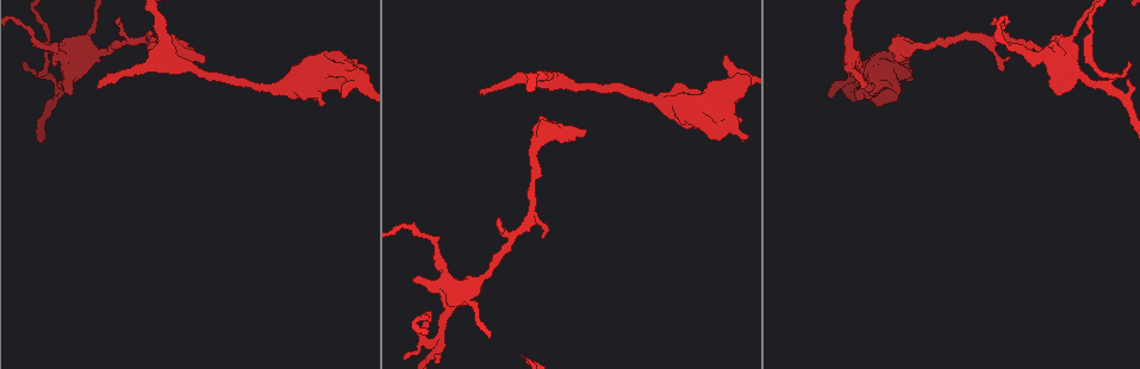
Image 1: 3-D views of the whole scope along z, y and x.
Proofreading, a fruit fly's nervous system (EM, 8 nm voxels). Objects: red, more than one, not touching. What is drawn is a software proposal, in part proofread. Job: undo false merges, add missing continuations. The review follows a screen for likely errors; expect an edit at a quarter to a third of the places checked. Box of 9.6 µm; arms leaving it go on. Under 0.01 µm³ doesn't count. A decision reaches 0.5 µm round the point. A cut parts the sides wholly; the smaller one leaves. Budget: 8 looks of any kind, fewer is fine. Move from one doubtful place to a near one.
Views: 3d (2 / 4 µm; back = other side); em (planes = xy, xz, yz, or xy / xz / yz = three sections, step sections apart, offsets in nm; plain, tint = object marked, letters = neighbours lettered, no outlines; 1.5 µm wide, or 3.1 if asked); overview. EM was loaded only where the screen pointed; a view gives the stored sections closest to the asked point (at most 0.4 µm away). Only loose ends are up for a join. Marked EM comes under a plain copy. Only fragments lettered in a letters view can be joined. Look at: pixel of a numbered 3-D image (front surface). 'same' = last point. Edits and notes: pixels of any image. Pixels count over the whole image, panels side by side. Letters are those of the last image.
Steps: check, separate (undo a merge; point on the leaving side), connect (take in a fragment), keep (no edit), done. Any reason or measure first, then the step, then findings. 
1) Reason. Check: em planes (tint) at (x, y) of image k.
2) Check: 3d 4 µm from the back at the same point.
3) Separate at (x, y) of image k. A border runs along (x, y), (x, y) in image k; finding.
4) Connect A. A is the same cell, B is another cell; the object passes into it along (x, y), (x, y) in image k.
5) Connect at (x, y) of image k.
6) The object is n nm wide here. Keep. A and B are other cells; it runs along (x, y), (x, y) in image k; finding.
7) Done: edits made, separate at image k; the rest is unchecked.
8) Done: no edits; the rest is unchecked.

An open end. Check: 3d 4 µm at (343, 95) of image 1.

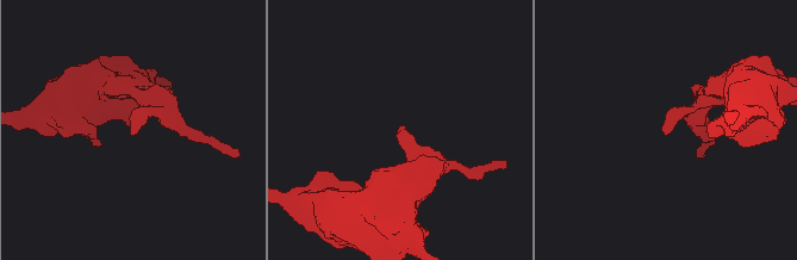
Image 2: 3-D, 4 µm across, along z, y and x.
Check: em planes (letters) at (399, 126) of image 2.

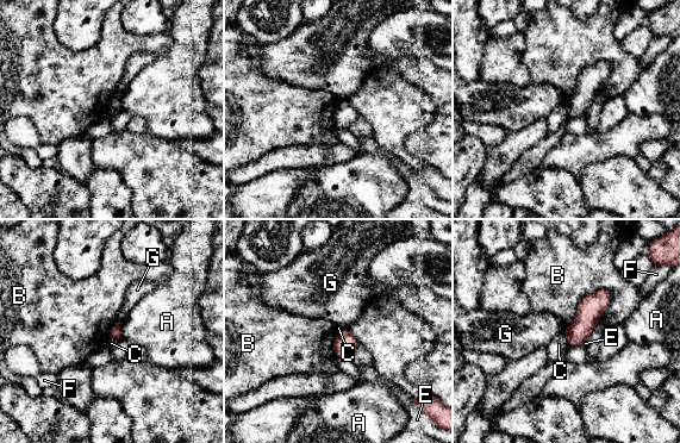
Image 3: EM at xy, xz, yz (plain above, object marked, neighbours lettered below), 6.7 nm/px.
Keep. A, B, C, E, F and G are other cells; no lettered fragment goes on from it.

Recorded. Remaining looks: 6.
Free end. Check: 3d 2 µm from the back at (1049, 43) of image 1.

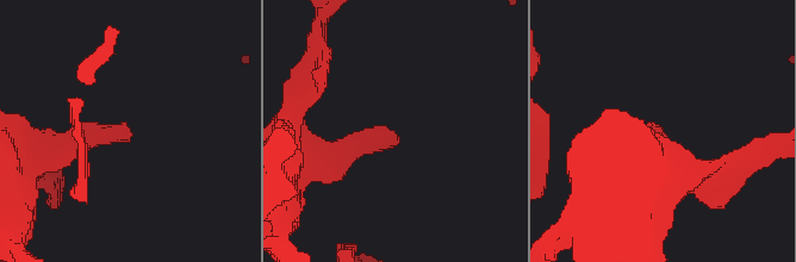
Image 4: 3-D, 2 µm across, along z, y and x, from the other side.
Shape alone is not enough. Check: em planes (letters) at (395, 132) of image 4.

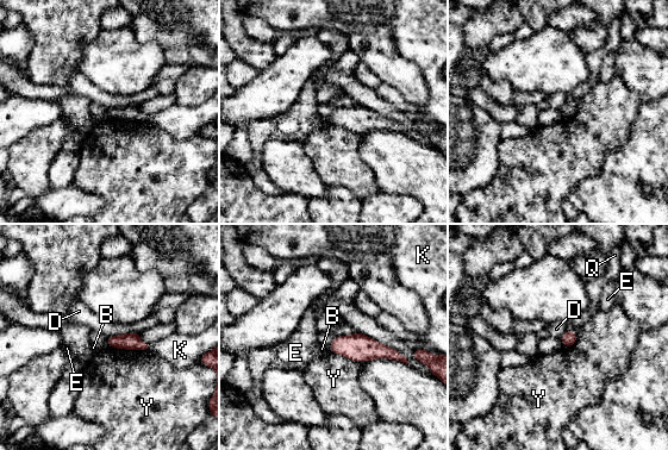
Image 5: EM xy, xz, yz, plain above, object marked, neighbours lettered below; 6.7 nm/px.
Keep. B, D, E, K, Q and Y are other cells; a border runs along (334, 337), (330, 351) in image 5; no lettered fragment goes on from it.

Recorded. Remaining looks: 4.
Thick turns thin. Check: em xy step 4 (tint) at (488, 274) of image 1.

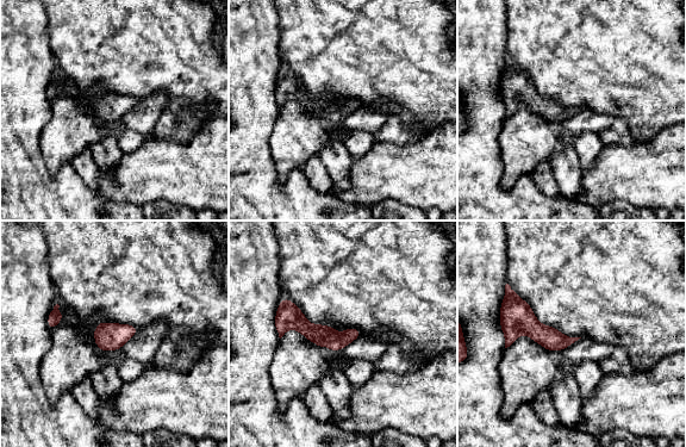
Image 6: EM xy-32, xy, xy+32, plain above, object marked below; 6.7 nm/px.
Check: em planes (letters) at the same point.

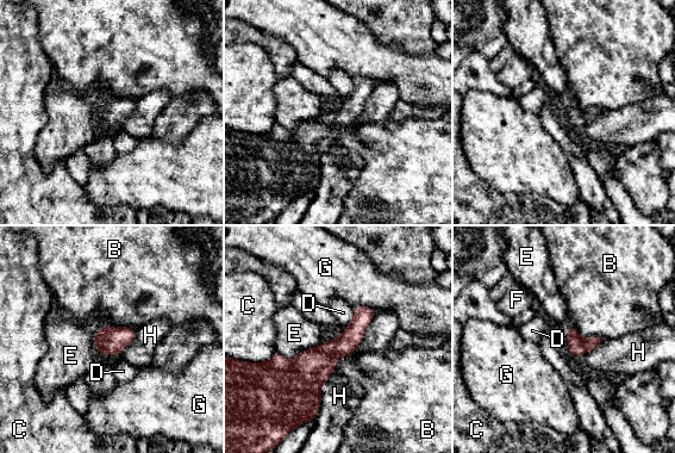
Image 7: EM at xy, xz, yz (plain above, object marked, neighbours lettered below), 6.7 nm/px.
The object is 30 nm wide here. Keep. B, C, D, E, F, G and H are other cells; a border runs along (376, 312), (363, 340), (349, 355) in image 7; one neuron here.

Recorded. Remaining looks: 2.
Done: no edits; the rest is unchecked.

